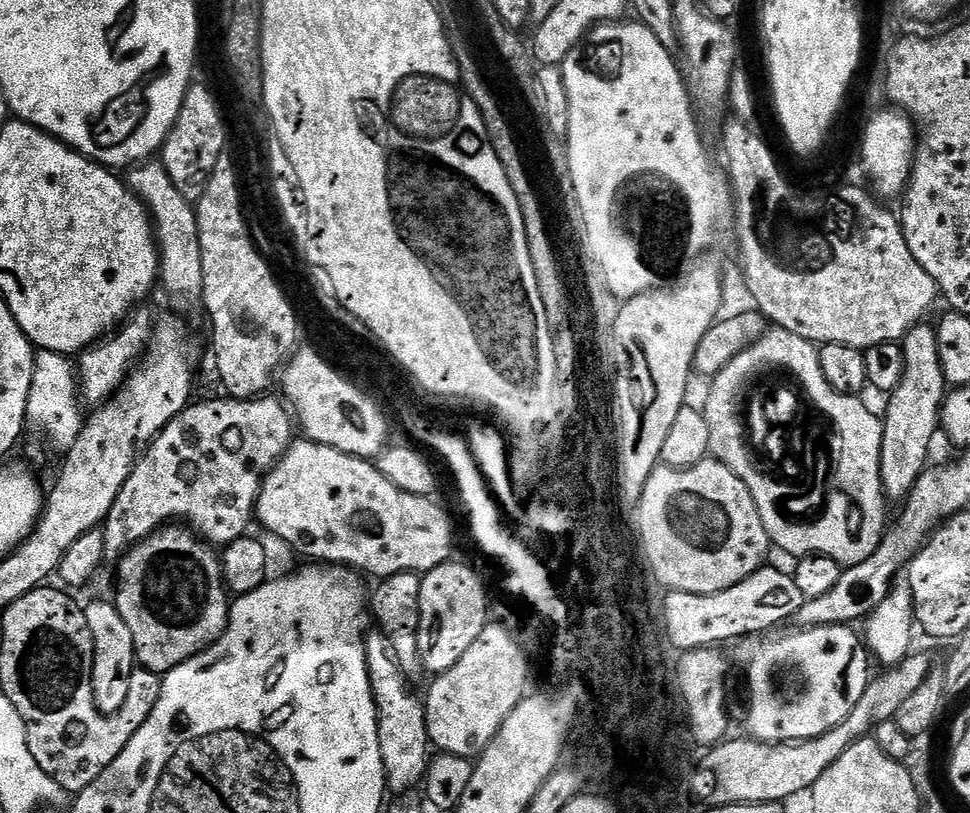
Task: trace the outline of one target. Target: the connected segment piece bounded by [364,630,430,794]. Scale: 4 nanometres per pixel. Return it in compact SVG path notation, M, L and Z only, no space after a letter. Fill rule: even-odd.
M372 630L367 633L364 641L364 649L366 650L366 666L368 667L368 673L370 674L370 686L372 687L372 693L374 694L374 702L376 703L376 717L378 718L378 746L382 750L382 766L384 767L384 779L386 781L386 788L389 793L392 792L404 792L400 794L408 794L412 787L419 785L423 781L424 776L428 773L428 762L430 759L430 741L428 738L428 731L426 730L426 714L424 713L423 699L418 695L415 696L412 693L409 677L405 676L404 671L398 666L398 662L394 658L394 654L388 648L388 640L385 638L379 630Z

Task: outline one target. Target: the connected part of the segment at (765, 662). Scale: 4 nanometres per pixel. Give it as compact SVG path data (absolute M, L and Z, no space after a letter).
M846 624L822 625L793 631L785 636L772 634L749 643L752 645L748 648L748 661L744 664L744 672L748 675L748 728L752 731L749 733L764 744L814 740L834 730L834 726L838 726L838 722L854 710L870 679L870 653L855 627Z

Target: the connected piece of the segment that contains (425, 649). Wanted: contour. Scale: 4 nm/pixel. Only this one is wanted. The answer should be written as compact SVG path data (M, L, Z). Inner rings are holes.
M449 562L423 573L420 585L420 625L418 626L418 654L424 672L439 674L450 670L466 650L470 650L474 638L490 623L488 616L488 592L480 576L464 564Z

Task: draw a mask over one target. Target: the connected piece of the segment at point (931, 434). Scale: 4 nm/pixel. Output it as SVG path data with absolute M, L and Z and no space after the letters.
M921 322L904 335L904 373L900 385L888 397L888 409L883 417L880 481L889 501L907 500L918 478L929 467L928 451L940 428L940 409L944 407L946 381L938 358L935 327L927 328L926 325Z

